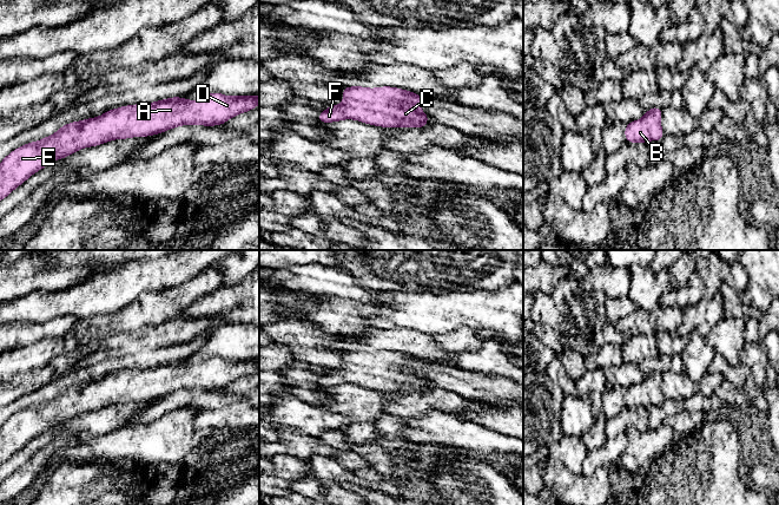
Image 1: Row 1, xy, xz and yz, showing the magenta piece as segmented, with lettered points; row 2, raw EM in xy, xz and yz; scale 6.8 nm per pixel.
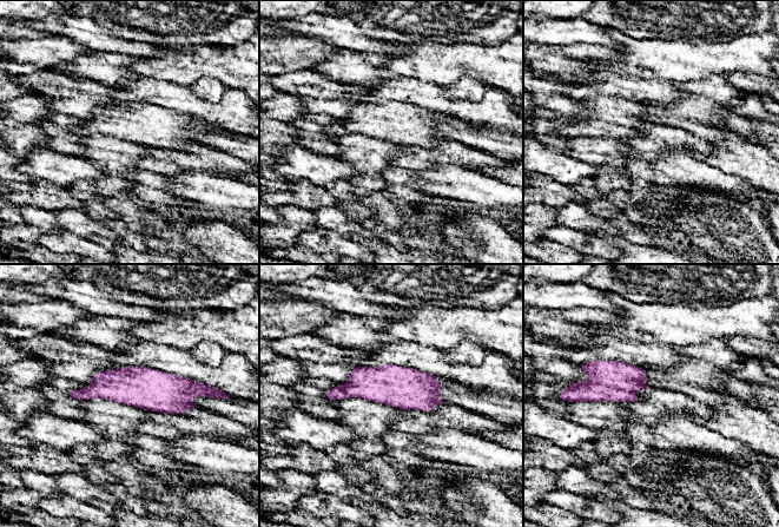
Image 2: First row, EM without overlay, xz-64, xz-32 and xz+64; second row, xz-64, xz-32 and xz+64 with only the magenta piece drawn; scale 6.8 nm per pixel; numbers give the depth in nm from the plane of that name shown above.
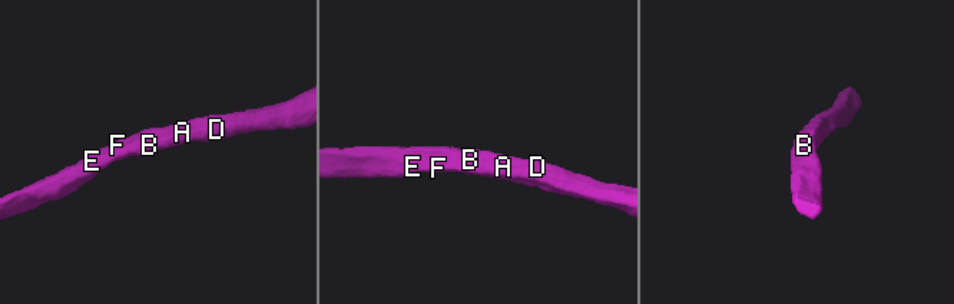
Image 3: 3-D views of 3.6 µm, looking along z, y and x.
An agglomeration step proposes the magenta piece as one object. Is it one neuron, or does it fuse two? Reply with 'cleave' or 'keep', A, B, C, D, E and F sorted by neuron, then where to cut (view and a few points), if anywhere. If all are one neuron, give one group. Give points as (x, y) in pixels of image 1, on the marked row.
keep; groups A B C D E F; cut none

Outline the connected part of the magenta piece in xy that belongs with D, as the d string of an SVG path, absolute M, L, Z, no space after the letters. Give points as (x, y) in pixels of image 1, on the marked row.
M211 92L199 100L171 97L148 104L125 105L106 111L99 118L65 124L51 136L15 147L1 160L0 201L33 173L80 149L114 139L150 137L180 125L223 125L235 116L252 111L258 104L259 96Z

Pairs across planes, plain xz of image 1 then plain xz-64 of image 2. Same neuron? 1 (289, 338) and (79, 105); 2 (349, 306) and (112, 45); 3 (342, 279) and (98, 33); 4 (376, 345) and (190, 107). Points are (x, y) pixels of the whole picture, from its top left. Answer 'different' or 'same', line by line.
1: same
2: different
3: same
4: same

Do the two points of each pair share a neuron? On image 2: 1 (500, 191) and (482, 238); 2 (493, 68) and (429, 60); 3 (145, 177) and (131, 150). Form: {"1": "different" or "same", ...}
{"1": "different", "2": "same", "3": "different"}

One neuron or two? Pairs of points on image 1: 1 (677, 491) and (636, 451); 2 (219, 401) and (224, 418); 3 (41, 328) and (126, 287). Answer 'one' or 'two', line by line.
1: two
2: two
3: two

